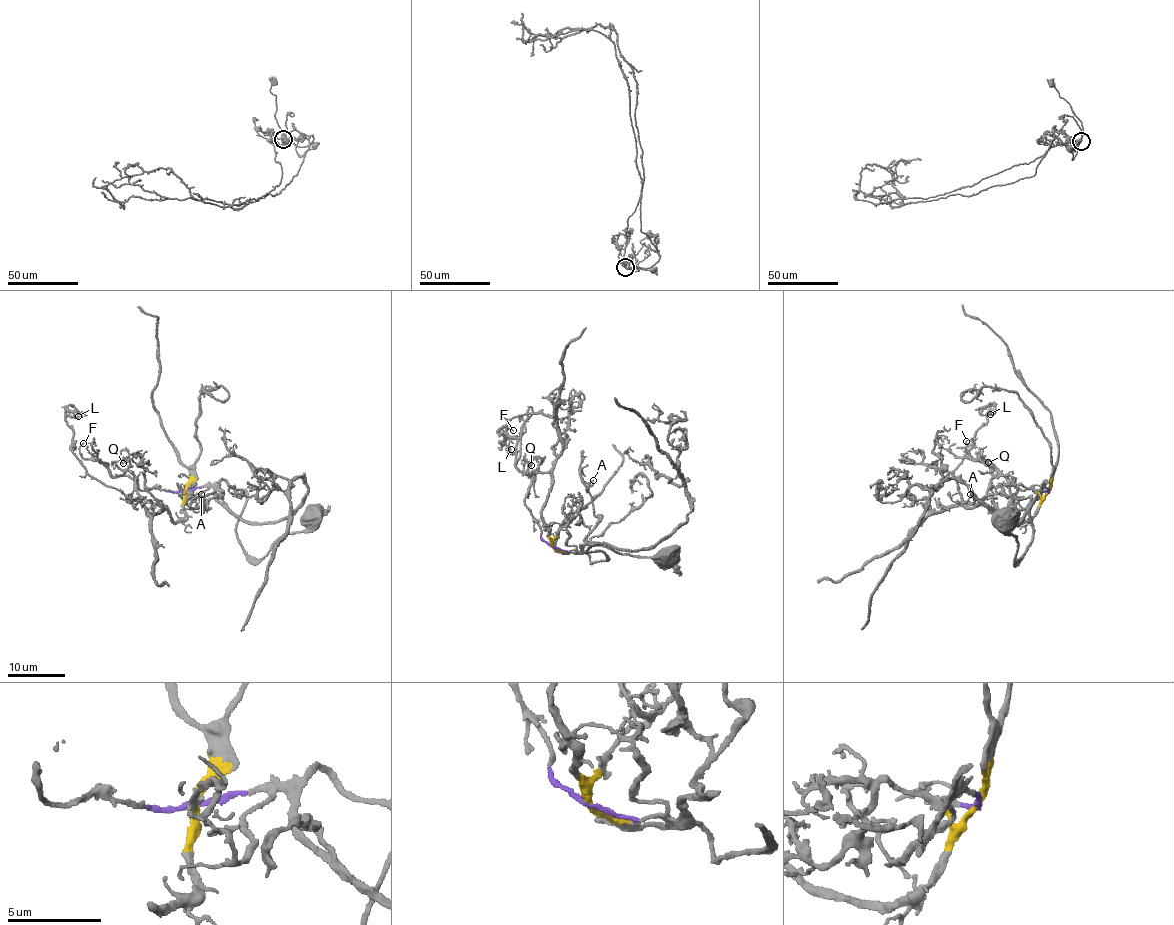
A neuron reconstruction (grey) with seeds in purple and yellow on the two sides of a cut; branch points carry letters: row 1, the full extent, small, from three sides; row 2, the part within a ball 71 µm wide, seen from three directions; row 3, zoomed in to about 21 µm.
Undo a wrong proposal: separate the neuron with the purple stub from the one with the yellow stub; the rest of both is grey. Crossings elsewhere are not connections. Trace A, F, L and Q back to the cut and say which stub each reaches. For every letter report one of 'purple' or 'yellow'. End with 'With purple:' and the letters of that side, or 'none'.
A: purple
F: yellow
L: yellow
Q: purple
With purple: A, Q

